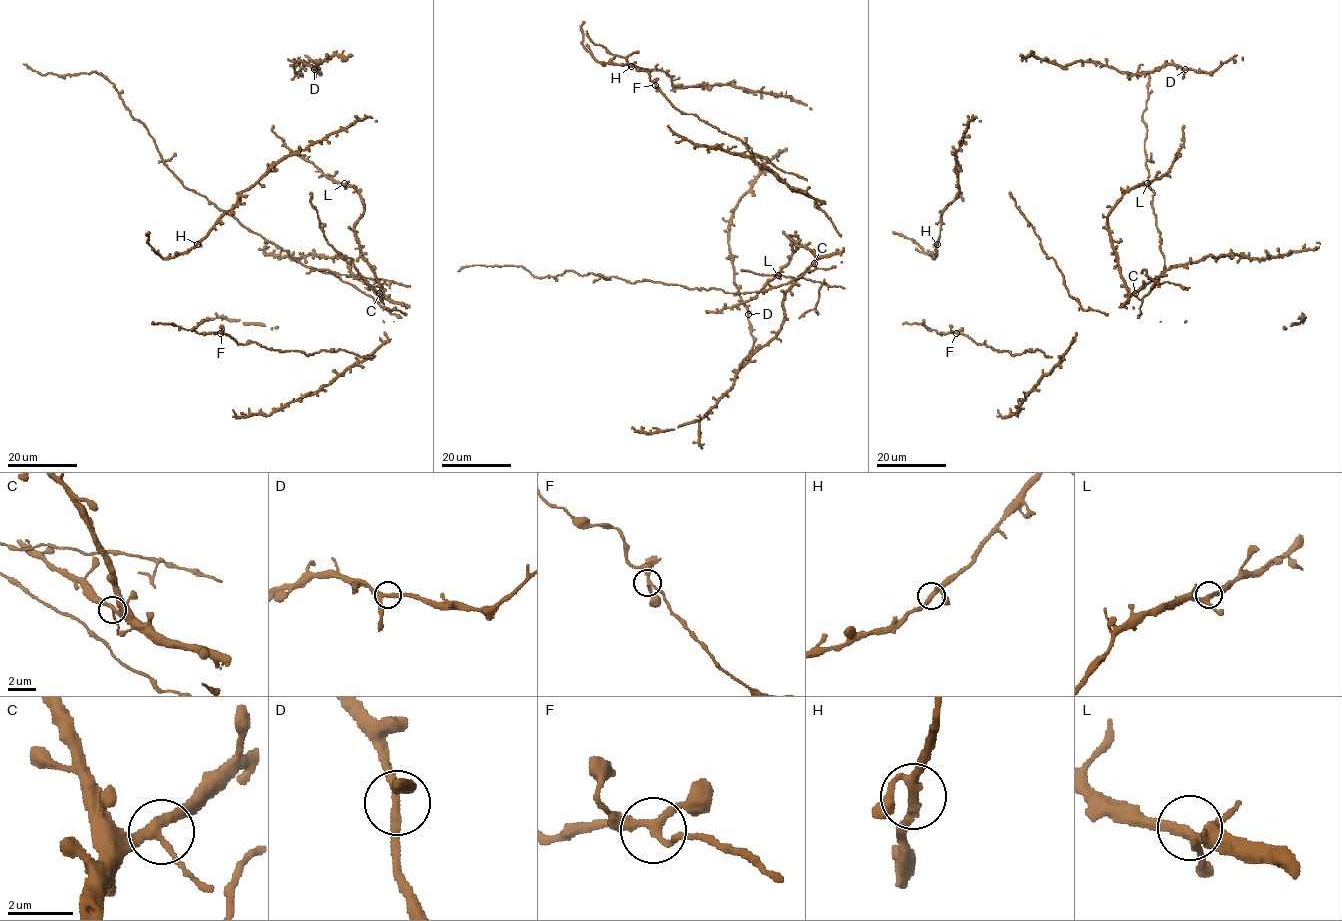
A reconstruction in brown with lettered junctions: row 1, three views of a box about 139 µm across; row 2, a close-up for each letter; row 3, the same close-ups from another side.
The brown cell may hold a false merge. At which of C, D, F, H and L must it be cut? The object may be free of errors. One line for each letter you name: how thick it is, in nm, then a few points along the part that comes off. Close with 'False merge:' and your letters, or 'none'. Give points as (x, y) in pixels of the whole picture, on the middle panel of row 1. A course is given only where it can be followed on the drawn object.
False merge: none

